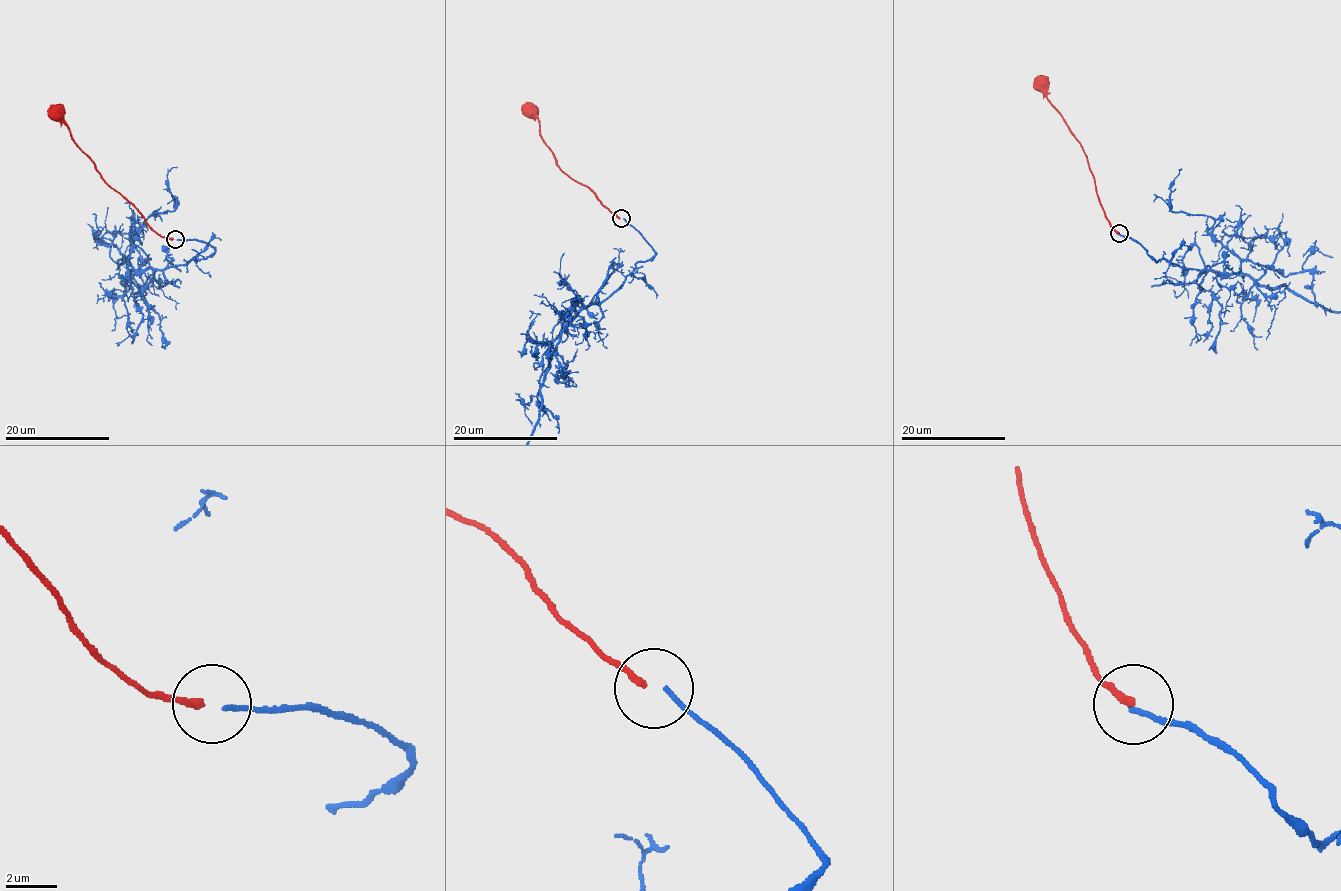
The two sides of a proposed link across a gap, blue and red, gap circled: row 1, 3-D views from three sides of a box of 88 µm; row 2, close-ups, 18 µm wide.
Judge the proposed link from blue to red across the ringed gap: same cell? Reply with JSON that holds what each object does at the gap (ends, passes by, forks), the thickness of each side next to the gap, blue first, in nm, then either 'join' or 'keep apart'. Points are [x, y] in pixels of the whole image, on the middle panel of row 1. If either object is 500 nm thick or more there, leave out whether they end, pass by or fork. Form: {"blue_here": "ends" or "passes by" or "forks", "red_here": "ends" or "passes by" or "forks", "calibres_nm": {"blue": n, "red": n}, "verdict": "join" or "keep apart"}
{"blue_here": "ends", "red_here": "ends", "calibres_nm": {"blue": 180, "red": 280}, "verdict": "keep apart"}

